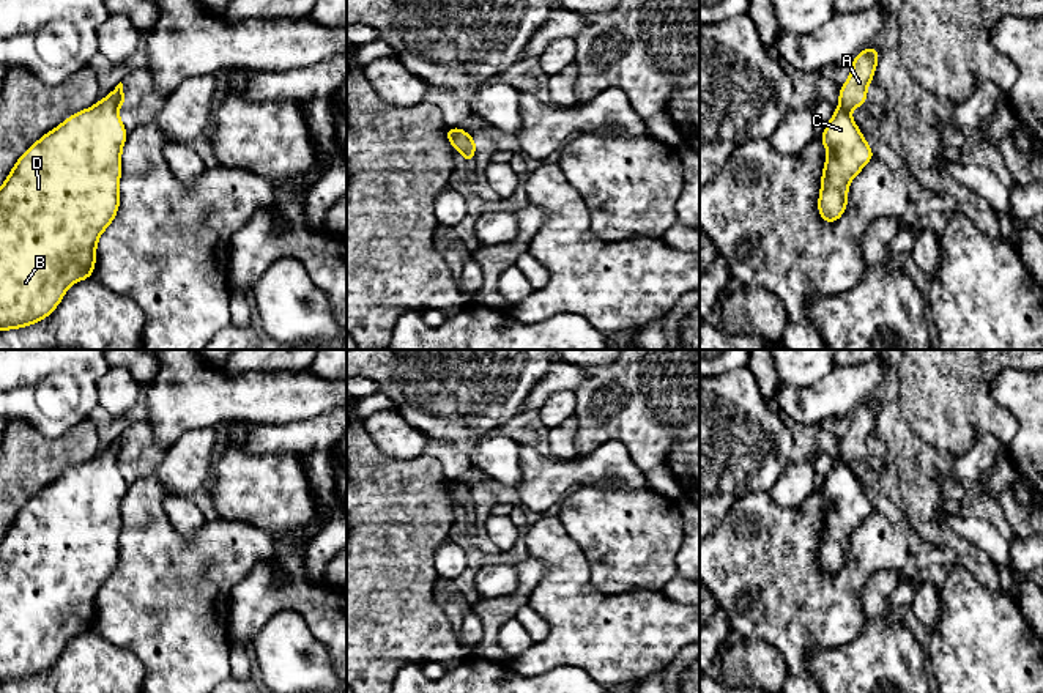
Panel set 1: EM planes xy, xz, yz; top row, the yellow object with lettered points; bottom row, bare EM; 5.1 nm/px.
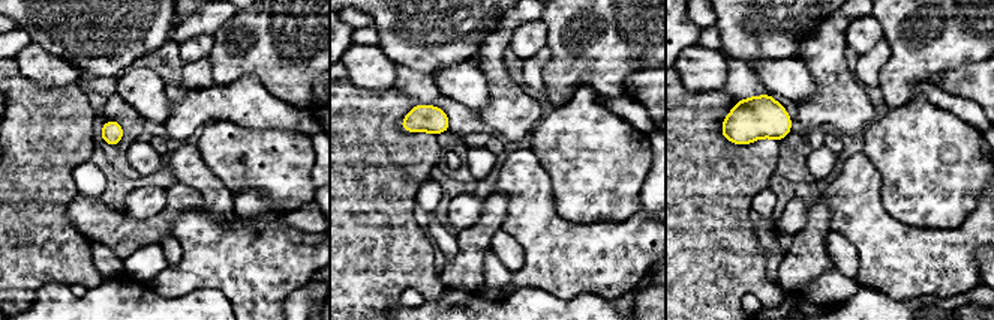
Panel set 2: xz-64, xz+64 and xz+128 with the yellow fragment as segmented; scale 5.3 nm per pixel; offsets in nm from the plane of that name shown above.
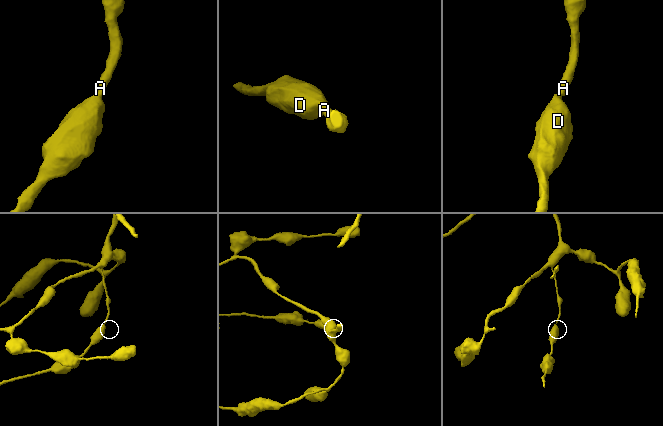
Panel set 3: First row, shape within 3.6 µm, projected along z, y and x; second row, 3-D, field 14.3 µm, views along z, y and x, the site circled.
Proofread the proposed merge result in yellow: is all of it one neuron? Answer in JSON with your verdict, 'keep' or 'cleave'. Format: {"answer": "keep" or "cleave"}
{"answer": "keep"}

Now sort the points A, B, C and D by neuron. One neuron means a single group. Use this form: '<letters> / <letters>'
A B C D

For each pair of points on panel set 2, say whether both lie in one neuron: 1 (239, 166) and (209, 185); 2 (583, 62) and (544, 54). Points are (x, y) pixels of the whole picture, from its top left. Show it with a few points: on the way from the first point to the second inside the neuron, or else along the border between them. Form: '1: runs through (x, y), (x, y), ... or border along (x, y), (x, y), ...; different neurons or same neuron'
1: border along (198, 149), (206, 167), (230, 191), (251, 191); different neurons
2: border along (547, 45), (550, 59), (541, 74), (543, 89); different neurons

